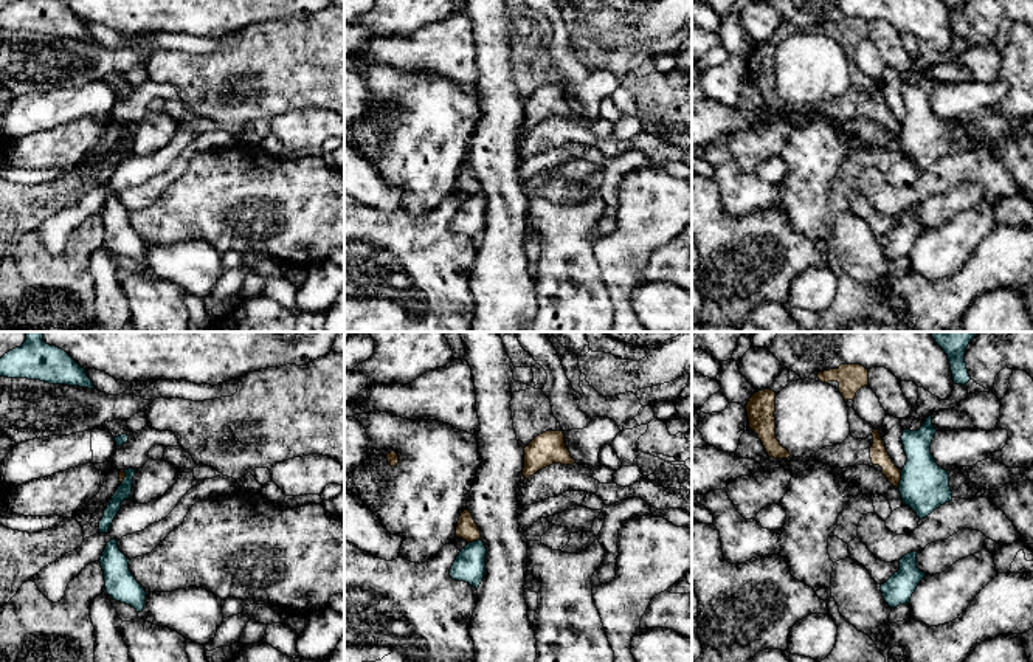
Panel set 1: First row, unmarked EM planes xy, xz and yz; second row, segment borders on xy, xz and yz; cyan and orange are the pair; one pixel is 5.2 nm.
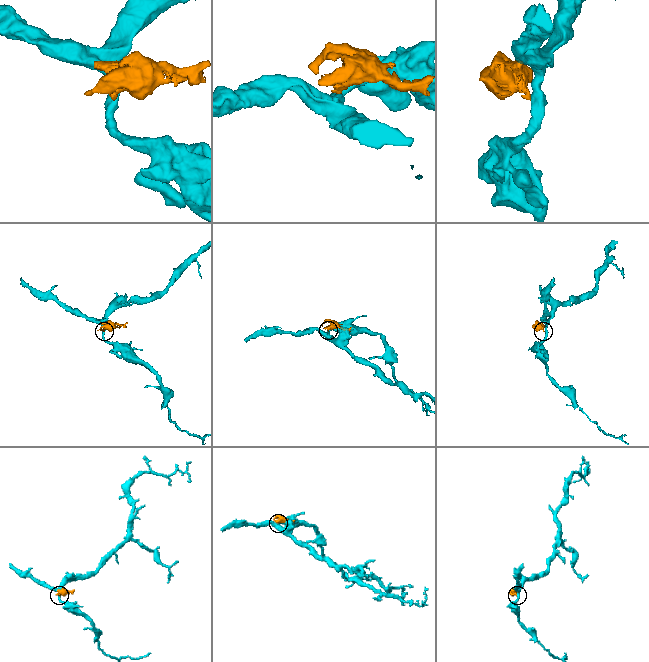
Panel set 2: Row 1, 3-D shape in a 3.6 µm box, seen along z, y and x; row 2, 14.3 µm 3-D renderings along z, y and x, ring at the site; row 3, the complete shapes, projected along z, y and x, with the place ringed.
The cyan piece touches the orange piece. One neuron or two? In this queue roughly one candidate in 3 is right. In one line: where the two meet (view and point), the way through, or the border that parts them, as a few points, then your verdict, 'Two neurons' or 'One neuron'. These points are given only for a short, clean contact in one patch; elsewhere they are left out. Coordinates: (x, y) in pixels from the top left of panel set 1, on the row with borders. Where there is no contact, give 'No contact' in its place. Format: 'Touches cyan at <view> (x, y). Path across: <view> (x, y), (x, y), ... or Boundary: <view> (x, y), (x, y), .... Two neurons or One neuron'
Touches cyan at yz (901, 479). Boundary: yz (901, 470), (898, 487). Two neurons

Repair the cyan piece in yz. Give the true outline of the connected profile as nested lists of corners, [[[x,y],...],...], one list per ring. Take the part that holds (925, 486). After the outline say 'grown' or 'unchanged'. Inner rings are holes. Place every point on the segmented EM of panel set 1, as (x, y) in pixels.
[[[929,415],[918,431],[904,429],[901,436],[907,462],[901,470],[898,488],[903,504],[909,505],[920,519],[952,501],[949,474],[931,454],[935,433],[932,415]]]; unchanged

